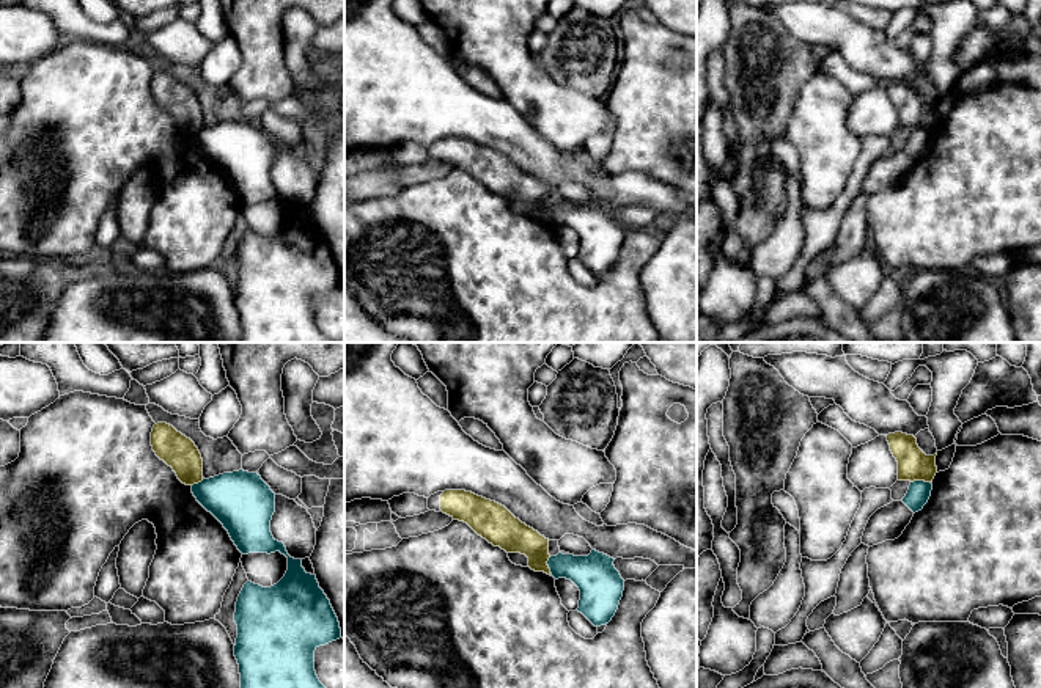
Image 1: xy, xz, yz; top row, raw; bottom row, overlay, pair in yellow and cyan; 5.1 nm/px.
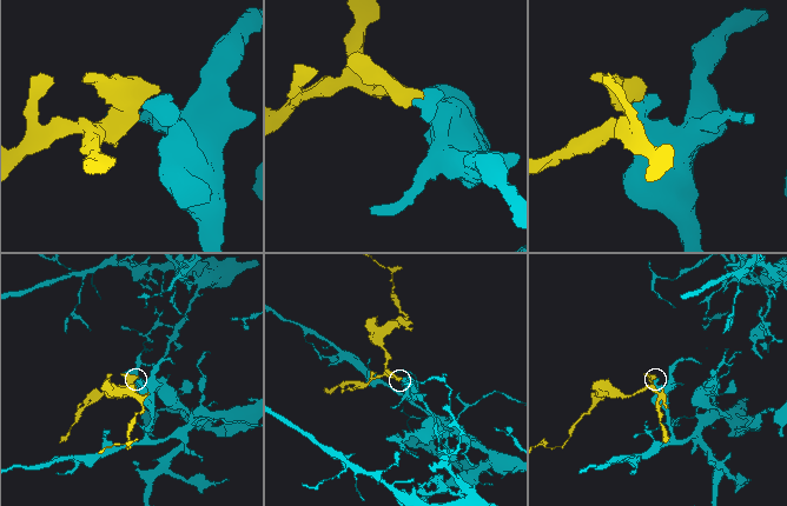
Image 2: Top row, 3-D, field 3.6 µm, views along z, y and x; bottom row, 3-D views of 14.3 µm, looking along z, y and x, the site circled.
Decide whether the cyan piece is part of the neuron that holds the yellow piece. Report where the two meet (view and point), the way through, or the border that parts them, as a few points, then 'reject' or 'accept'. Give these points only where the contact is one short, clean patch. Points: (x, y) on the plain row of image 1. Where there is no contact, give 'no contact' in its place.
contact xz (548, 214); border xz (549, 204), (548, 215), (552, 223); reject

